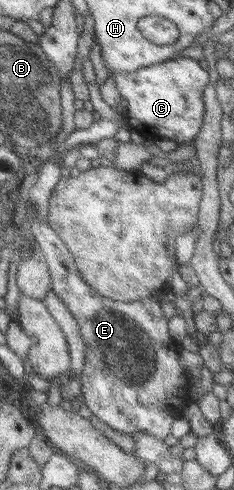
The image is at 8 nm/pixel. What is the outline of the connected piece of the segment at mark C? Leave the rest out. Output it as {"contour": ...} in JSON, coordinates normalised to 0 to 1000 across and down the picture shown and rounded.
{"contour":[[[769,116],[722,120],[697,127],[590,139],[568,147],[483,147],[466,145],[462,155],[491,173],[496,188],[513,200],[534,204],[538,227],[526,237],[547,251],[551,263],[577,263],[611,284],[735,286],[752,296],[808,294],[850,269],[868,241],[868,202],[863,188],[893,163],[885,143],[850,135],[850,124],[833,120]]]}

